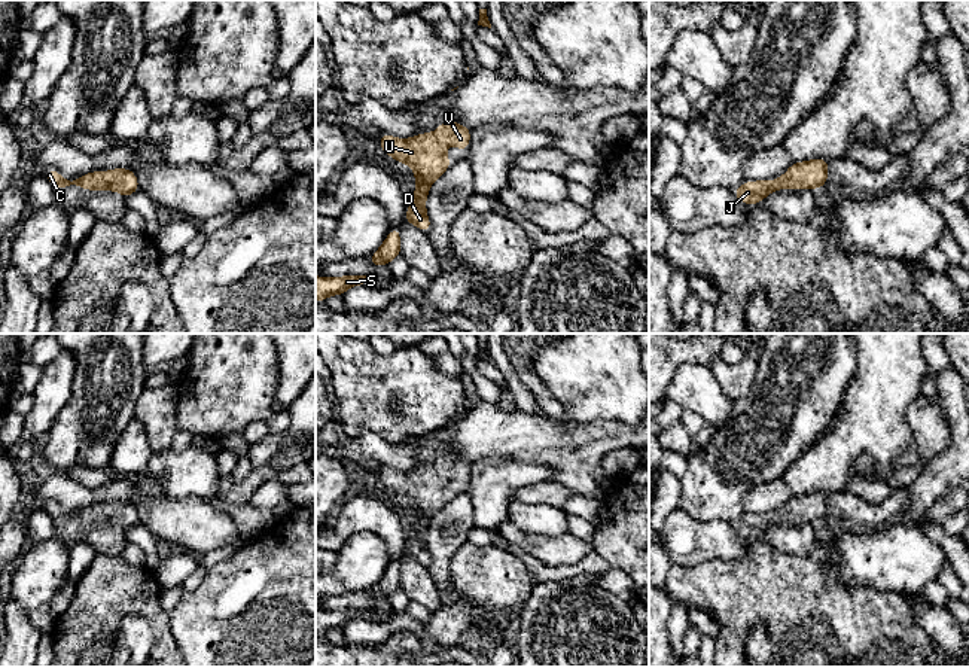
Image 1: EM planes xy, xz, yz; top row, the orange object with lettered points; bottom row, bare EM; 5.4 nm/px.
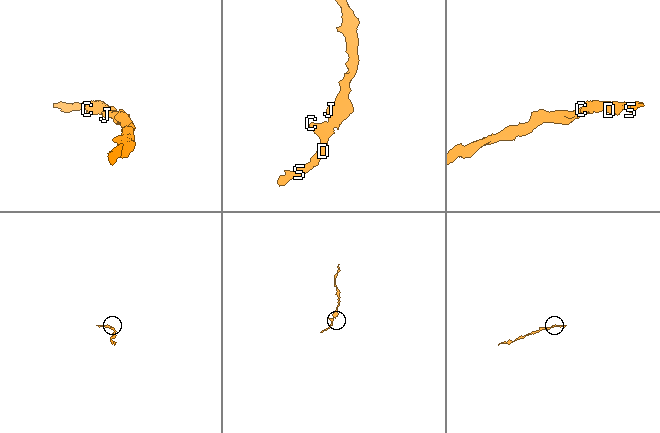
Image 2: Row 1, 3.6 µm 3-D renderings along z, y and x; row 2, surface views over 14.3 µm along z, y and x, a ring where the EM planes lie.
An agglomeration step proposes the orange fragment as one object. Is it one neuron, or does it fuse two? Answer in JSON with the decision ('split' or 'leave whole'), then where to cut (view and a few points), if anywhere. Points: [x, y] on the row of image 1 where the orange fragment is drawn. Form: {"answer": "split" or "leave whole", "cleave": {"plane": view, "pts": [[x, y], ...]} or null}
{"answer": "leave whole", "cleave": null}

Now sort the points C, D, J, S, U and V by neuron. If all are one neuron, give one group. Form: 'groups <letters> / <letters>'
groups C D J S U V

